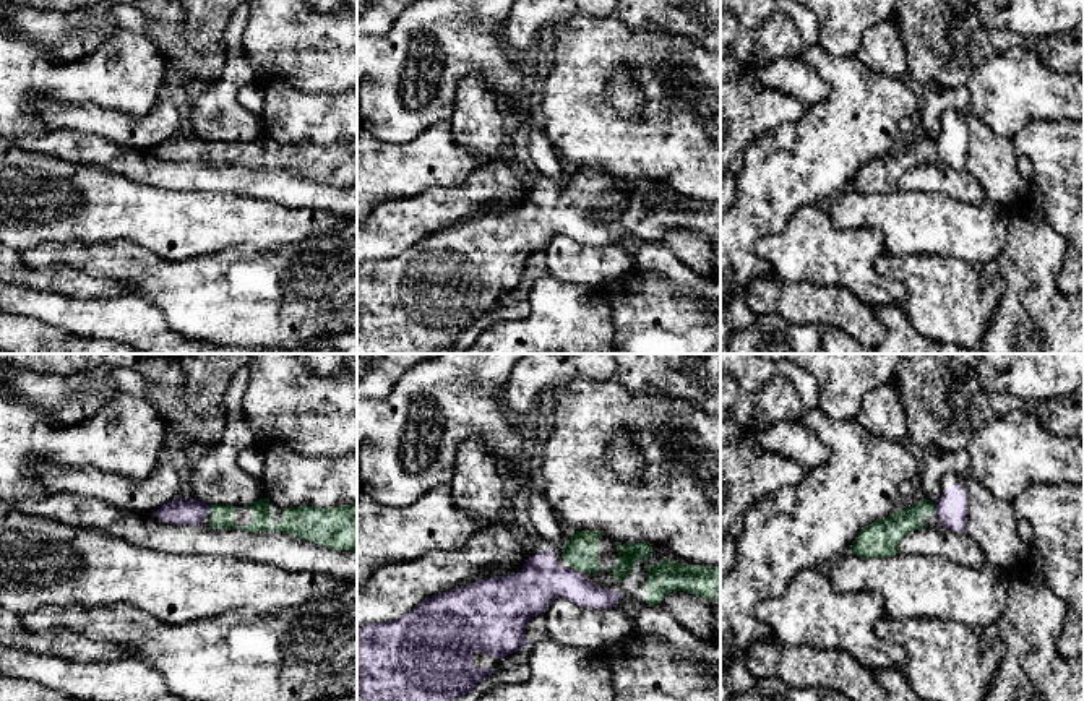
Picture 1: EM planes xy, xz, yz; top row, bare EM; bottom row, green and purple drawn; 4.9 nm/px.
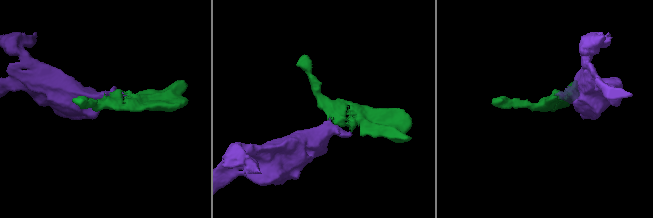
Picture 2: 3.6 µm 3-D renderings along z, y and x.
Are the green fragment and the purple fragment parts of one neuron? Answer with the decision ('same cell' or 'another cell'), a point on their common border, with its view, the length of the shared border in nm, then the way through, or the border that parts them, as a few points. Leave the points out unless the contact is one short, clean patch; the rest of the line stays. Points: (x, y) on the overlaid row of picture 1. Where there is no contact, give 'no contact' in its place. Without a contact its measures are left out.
same cell; meets green in xz at (573, 568); contact 50 nm long; runs through xz (580, 552), (573, 568), (560, 581), (541, 581)

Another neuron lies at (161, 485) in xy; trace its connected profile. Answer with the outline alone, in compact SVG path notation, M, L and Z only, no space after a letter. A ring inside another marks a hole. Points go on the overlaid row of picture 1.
M29 461L23 472L36 475L47 495L71 492L81 497L101 498L135 513L159 510L177 498L180 488L177 472L169 461L157 462L140 482L96 467L75 469L49 461Z

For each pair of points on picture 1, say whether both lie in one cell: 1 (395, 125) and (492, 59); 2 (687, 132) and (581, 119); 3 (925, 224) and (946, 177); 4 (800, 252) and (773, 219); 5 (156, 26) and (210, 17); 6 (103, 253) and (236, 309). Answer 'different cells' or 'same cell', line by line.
1: same cell
2: same cell
3: different cells
4: different cells
5: same cell
6: same cell

